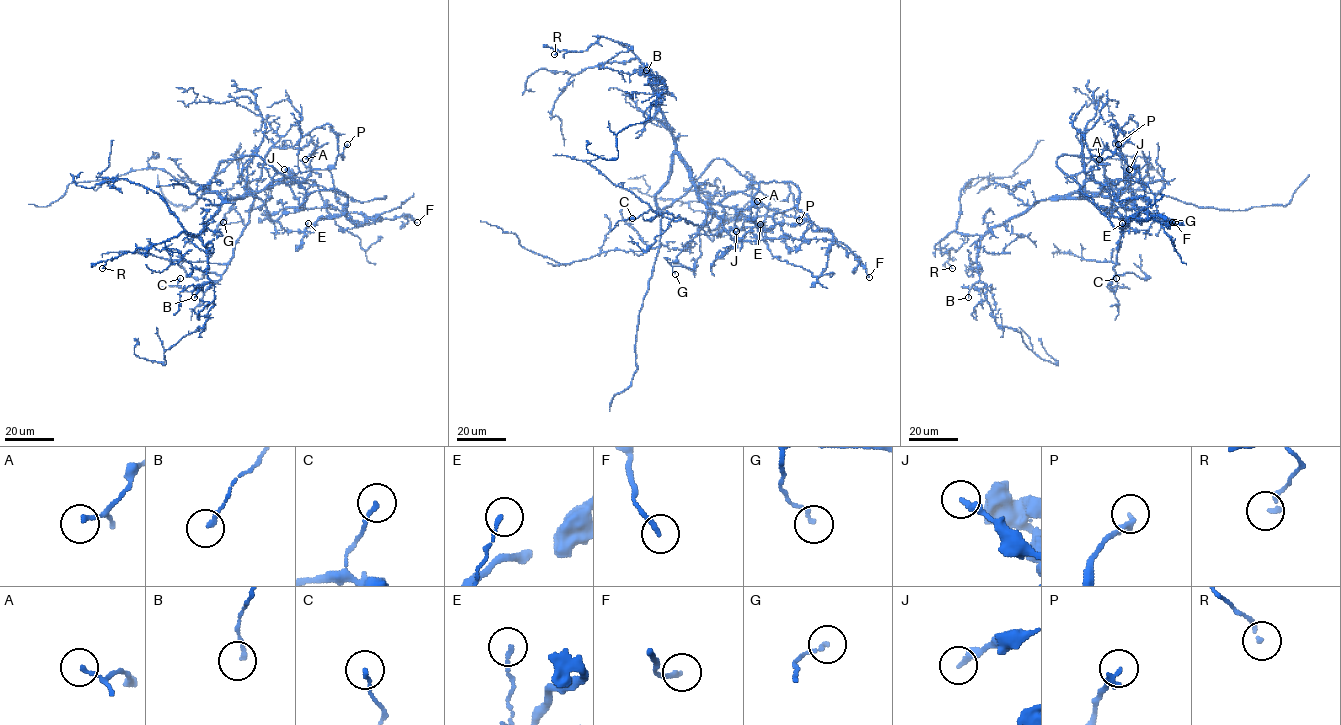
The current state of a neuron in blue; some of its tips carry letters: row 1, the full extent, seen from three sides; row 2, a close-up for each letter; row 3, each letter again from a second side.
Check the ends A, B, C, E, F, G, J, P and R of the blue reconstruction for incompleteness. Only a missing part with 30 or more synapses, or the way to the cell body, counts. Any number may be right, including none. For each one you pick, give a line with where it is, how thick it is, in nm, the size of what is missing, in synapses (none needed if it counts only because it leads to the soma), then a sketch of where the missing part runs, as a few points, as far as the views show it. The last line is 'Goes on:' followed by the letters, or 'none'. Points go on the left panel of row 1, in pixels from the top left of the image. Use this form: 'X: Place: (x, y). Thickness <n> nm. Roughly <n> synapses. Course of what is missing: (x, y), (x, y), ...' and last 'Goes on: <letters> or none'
Goes on: none

